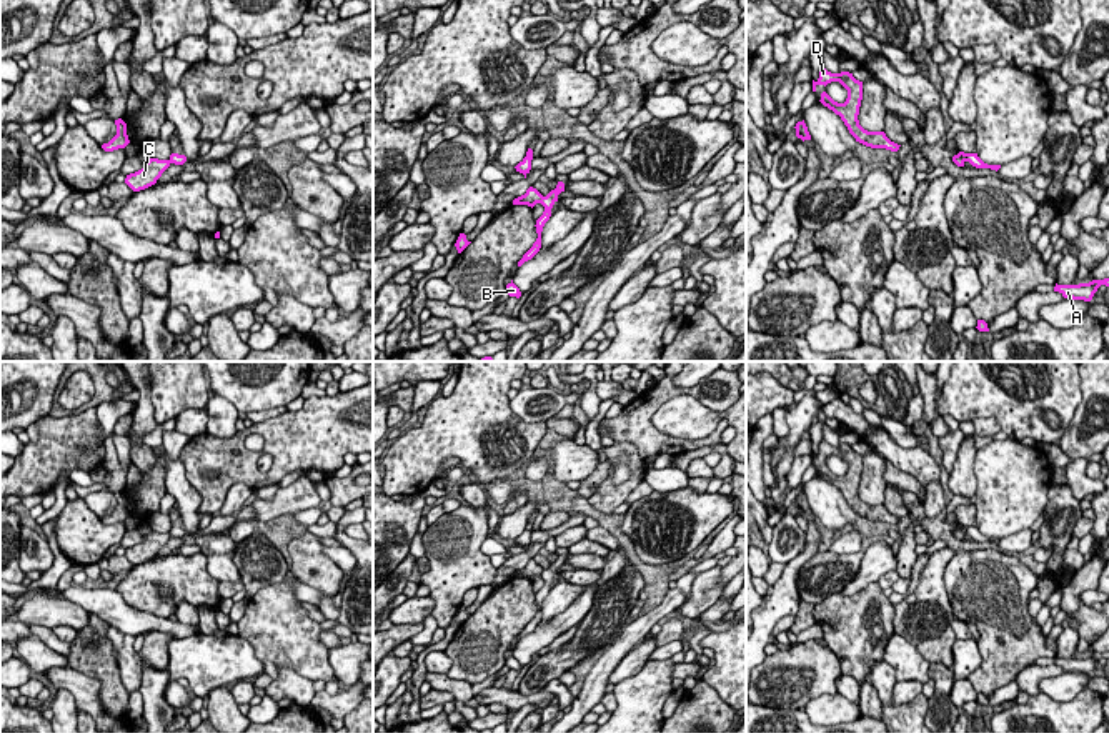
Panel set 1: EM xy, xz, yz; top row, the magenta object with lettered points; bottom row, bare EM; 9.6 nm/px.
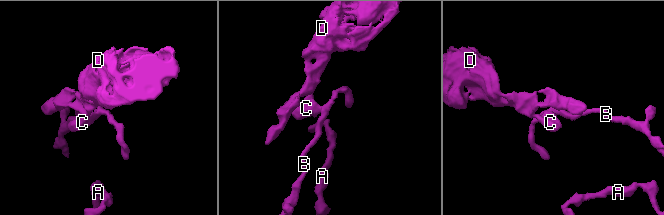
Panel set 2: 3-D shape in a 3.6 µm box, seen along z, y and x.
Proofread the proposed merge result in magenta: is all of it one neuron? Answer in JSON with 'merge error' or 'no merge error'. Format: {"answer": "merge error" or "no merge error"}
{"answer": "merge error"}

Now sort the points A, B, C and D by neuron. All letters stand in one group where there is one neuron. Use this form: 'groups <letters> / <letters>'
groups A B / C D

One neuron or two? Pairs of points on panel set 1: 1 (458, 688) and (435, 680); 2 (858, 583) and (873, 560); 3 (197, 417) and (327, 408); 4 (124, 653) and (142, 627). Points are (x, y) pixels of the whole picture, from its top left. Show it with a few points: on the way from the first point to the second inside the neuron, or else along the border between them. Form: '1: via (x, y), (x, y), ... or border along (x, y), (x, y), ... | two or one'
1: via (453, 687), (440, 682) | one
2: via (863, 578), (873, 565) | one
3: border along (205, 432), (190, 438) | two
4: border along (110, 625), (134, 637) | two

